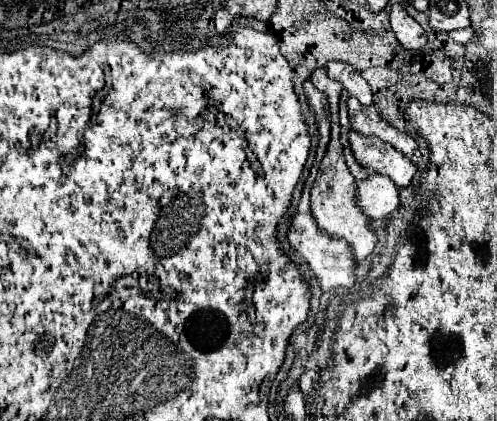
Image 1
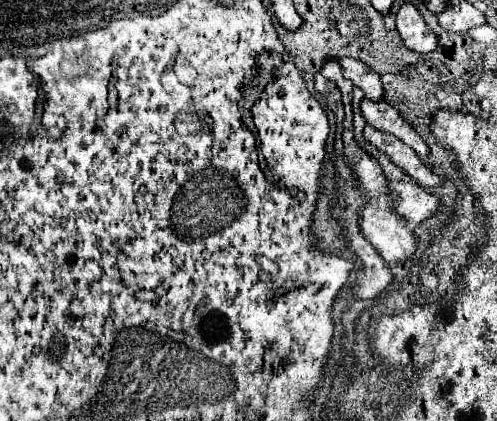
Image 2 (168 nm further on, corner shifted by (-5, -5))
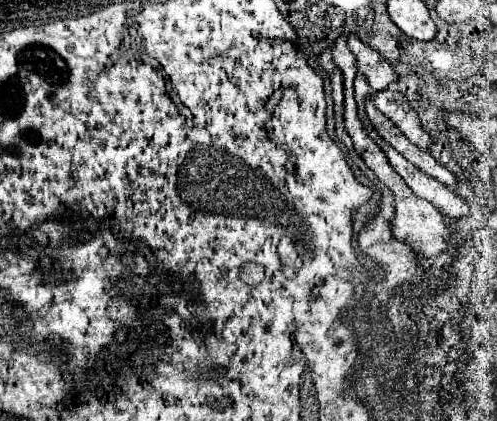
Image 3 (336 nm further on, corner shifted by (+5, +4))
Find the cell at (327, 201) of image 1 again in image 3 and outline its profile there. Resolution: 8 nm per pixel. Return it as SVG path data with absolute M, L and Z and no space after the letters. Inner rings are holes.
M341 35L337 39L337 47L333 51L333 59L335 63L339 65L339 69L343 71L343 77L345 77L345 127L347 127L347 133L351 135L353 143L355 143L355 149L359 151L359 155L365 159L365 163L375 171L375 175L379 177L379 181L383 181L393 193L395 193L395 223L393 223L393 233L397 239L405 239L409 241L409 245L413 245L413 249L417 249L417 253L421 253L421 257L437 257L439 253L443 253L447 249L447 243L451 239L451 235L455 233L455 227L453 223L445 219L445 215L435 207L431 205L429 201L425 199L419 199L417 195L413 195L413 191L407 187L407 183L395 173L395 169L391 167L391 163L387 161L385 153L381 151L381 147L367 135L367 131L363 129L363 123L361 119L357 117L357 103L355 103L355 97L353 97L353 79L357 75L357 59L355 55L349 51L349 45L347 45L347 37L349 35Z

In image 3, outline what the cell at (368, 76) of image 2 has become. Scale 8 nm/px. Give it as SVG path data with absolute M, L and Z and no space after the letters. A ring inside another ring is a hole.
M357 35L349 37L349 49L357 57L359 73L367 77L373 91L383 91L397 81L397 73L391 67L391 63L385 57L381 57L379 51L365 45Z

